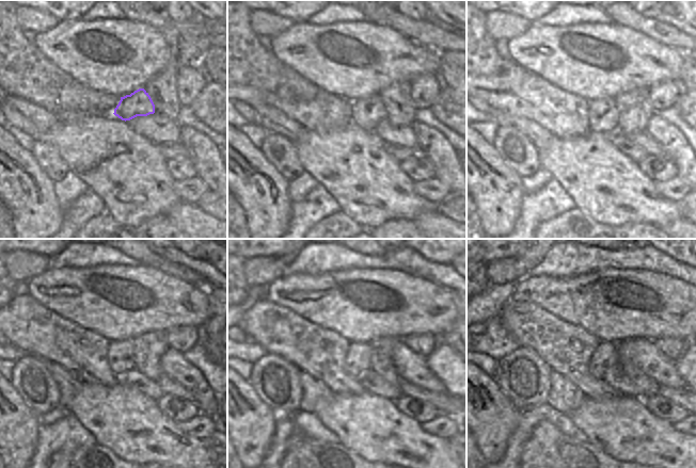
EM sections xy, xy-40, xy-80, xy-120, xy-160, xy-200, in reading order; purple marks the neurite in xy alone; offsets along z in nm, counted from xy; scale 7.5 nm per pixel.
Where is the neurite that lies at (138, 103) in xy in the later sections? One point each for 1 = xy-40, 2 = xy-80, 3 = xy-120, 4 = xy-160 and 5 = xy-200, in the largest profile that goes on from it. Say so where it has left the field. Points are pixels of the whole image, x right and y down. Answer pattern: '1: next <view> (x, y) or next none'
1: next xy-40 (366, 113)
2: next xy-80 (602, 114)
3: next xy-120 (121, 359)
4: next xy-160 (358, 361)
5: next xy-200 (604, 356)

